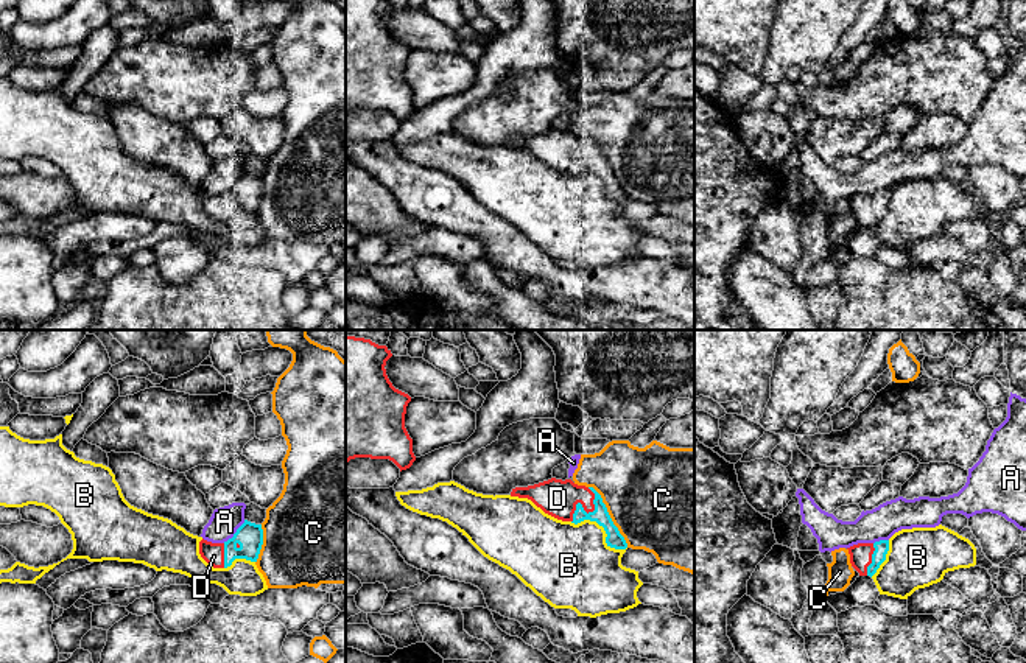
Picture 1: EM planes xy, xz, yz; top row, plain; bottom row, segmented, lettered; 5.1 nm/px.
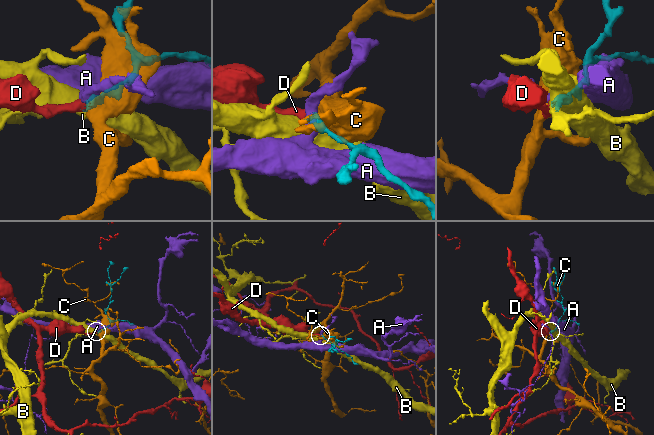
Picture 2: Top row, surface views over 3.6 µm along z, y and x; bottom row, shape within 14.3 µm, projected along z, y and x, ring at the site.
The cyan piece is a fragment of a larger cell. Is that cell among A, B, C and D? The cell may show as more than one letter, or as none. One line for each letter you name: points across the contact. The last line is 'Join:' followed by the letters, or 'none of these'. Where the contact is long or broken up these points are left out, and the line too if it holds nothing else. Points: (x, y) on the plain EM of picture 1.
Join: D

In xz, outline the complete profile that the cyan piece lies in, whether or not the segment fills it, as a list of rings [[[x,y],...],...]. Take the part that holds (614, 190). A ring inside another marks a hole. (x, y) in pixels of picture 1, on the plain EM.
[[[556,131],[515,139],[511,148],[528,149],[545,165],[574,176],[590,171],[604,179],[606,195],[615,201],[626,201],[627,195],[613,176],[601,146],[593,139],[578,137],[571,131]]]

